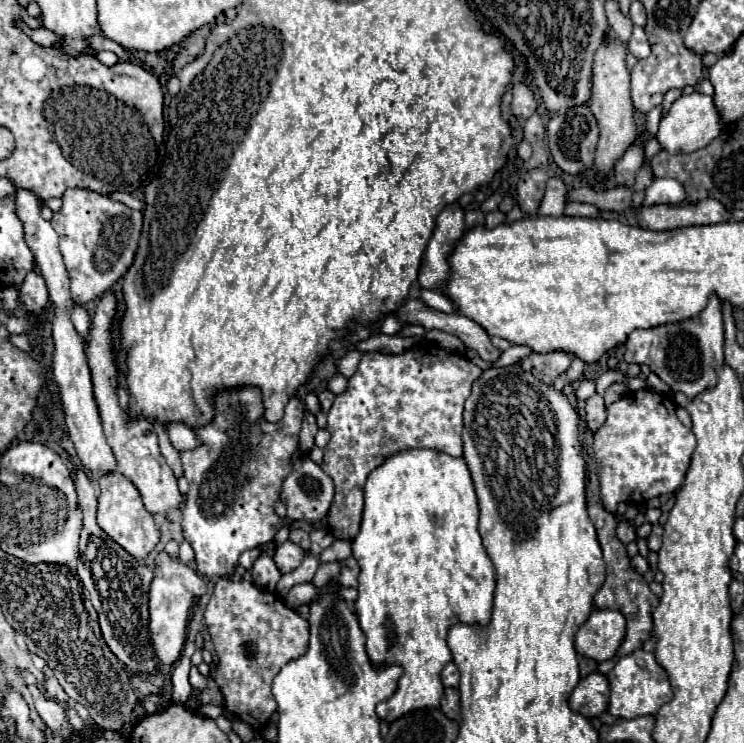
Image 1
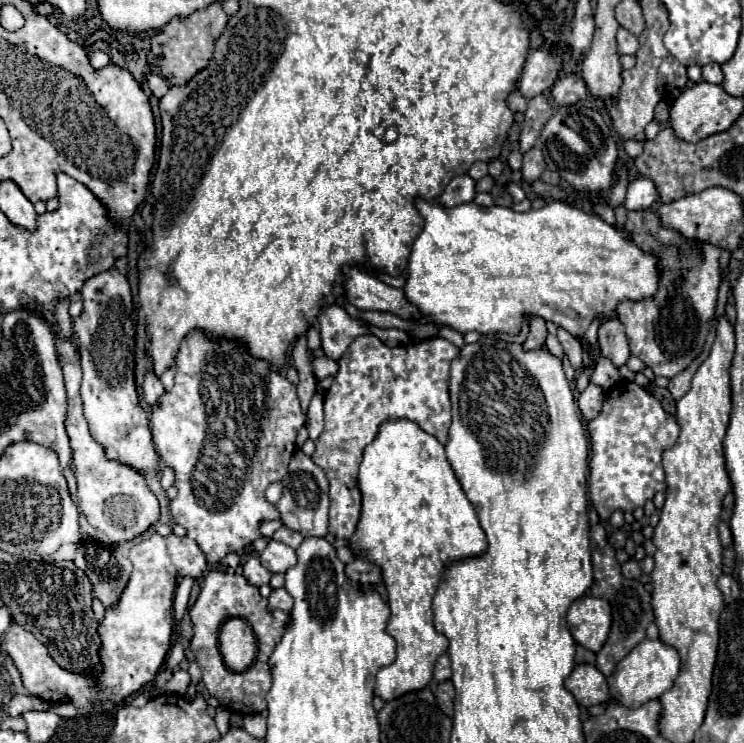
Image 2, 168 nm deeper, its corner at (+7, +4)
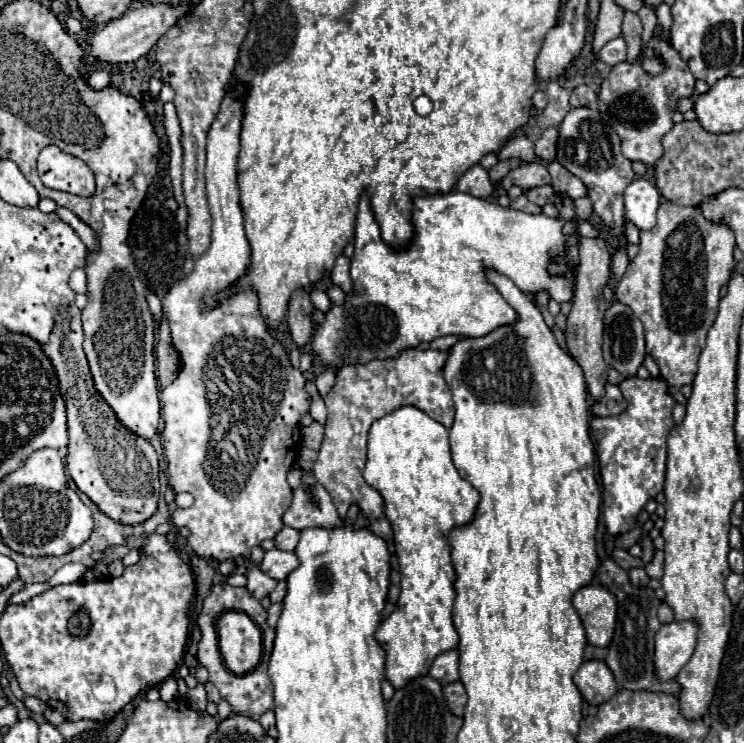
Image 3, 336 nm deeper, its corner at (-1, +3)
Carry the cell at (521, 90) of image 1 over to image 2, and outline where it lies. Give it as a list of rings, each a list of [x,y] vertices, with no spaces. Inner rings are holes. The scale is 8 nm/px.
[[[540,49],[530,51],[522,75],[516,81],[516,89],[522,93],[524,99],[542,95],[546,89],[554,85],[560,67],[562,67],[562,59],[558,55]]]

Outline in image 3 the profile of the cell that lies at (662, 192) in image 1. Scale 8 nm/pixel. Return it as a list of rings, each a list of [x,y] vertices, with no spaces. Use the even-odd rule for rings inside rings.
[[[638,178],[624,190],[624,218],[638,230],[650,230],[656,224],[658,204],[660,194],[648,180]]]

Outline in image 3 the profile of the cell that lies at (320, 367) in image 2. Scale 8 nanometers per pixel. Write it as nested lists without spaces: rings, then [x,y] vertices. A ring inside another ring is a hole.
[[[324,370],[320,376],[316,376],[316,386],[318,386],[318,394],[322,398],[326,398],[326,394],[330,392],[330,388],[334,386],[334,378],[336,374],[332,370]]]

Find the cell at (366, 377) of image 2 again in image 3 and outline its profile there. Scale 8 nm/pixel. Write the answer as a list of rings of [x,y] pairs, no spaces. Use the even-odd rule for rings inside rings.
[[[412,348],[400,354],[400,358],[394,358],[392,362],[368,362],[368,366],[346,366],[336,372],[336,384],[324,398],[328,418],[324,424],[326,432],[320,446],[320,454],[314,464],[314,476],[332,496],[340,518],[346,518],[350,504],[358,504],[358,508],[370,518],[368,528],[374,534],[392,540],[390,522],[384,516],[384,500],[380,492],[366,484],[366,480],[362,478],[362,470],[366,464],[368,430],[374,420],[406,404],[424,410],[430,418],[450,428],[454,422],[454,404],[452,392],[442,376],[446,358],[448,354],[440,350]]]

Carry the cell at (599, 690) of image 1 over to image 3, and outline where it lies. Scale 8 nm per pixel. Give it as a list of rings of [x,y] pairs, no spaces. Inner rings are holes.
[[[588,660],[574,678],[580,694],[594,706],[608,702],[616,694],[616,680],[602,660]]]

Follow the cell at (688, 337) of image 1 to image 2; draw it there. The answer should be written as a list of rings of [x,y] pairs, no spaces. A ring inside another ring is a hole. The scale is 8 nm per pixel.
[[[654,209],[630,211],[624,229],[632,233],[632,239],[644,251],[654,251],[660,257],[664,275],[660,281],[660,289],[652,299],[638,303],[632,301],[620,303],[618,319],[624,325],[630,353],[640,357],[644,365],[654,371],[654,375],[672,379],[700,355],[706,343],[720,287],[718,277],[720,249],[710,243],[696,243],[702,249],[702,259],[696,259],[688,249],[688,239],[684,239],[680,233],[672,229],[664,229]]]

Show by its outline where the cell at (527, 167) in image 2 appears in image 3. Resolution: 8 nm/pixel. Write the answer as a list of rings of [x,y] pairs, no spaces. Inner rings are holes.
[[[550,126],[544,130],[540,140],[536,142],[536,154],[548,164],[556,158],[556,142],[558,142],[558,128]]]

